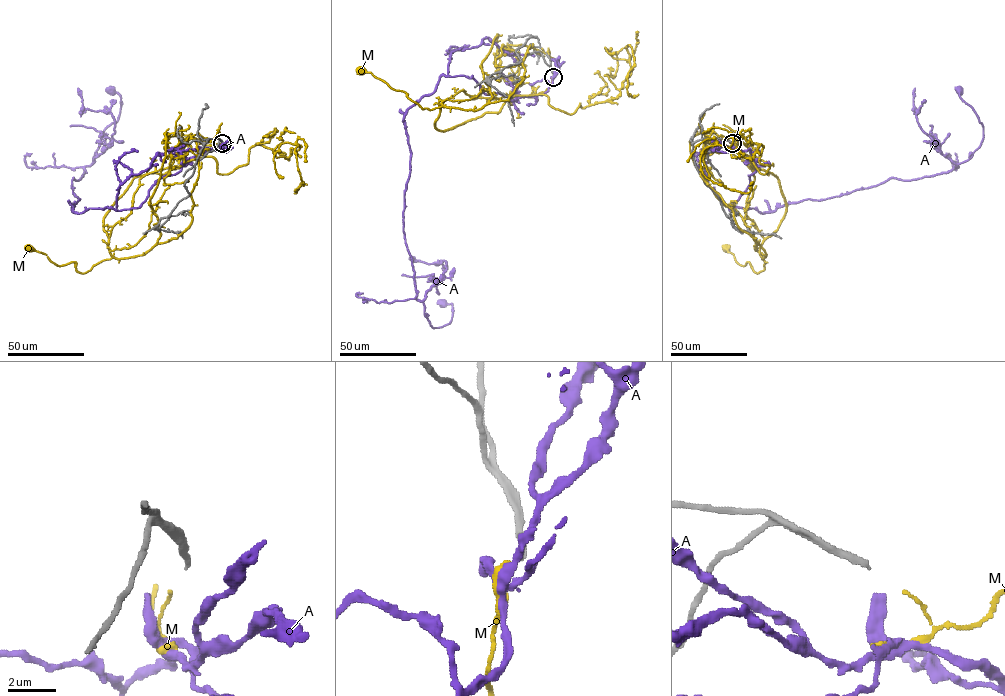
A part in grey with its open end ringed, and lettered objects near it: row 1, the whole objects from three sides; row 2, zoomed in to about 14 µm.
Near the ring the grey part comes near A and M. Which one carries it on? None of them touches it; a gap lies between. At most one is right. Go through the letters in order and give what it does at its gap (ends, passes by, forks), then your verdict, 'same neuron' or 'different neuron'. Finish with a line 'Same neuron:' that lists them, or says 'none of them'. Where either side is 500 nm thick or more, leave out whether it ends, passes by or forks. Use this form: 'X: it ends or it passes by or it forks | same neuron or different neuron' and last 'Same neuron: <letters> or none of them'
A: it ends | different neuron
M: it ends | different neuron
Same neuron: none of them

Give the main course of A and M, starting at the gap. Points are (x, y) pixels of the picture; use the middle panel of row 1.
A: (551, 77), (542, 95), (511, 100), (441, 75), (407, 110), (404, 233), (433, 327), (451, 321), (444, 303)
M: (552, 79), (535, 97), (471, 99), (463, 90), (441, 108), (441, 104), (428, 109), (360, 70)

